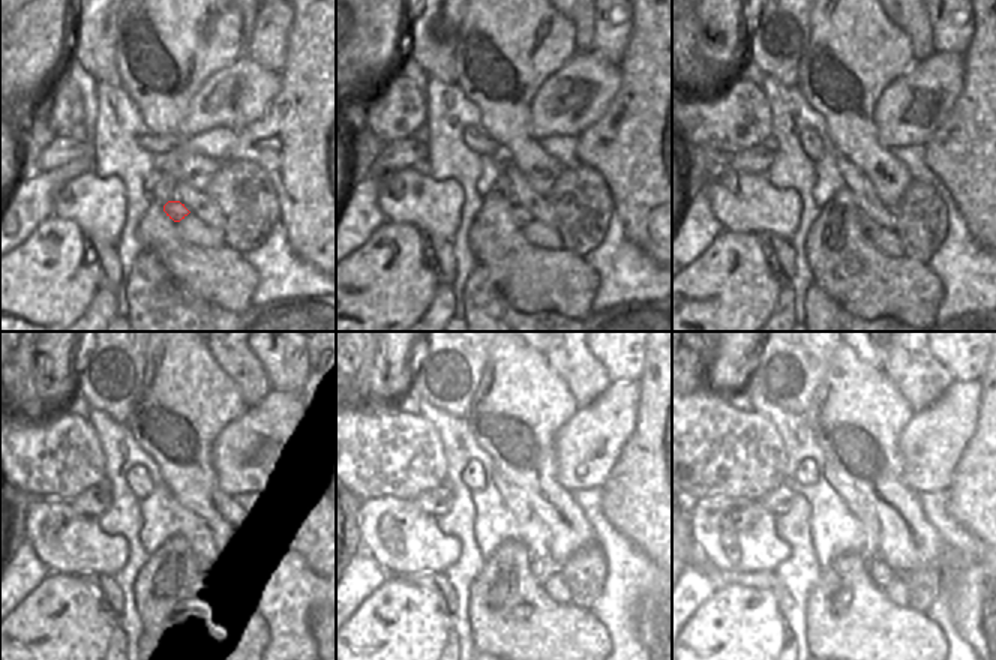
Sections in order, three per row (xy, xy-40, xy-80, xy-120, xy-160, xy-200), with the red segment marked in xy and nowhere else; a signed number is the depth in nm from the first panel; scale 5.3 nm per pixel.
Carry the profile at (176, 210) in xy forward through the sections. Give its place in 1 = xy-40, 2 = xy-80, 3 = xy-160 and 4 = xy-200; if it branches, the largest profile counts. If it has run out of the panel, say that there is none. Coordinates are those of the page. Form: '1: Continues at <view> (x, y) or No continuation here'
1: Continues at xy-40 (518, 213)
2: Continues at xy-80 (867, 224)
3: Continues at xy-160 (543, 569)
4: Continues at xy-200 (881, 573)

